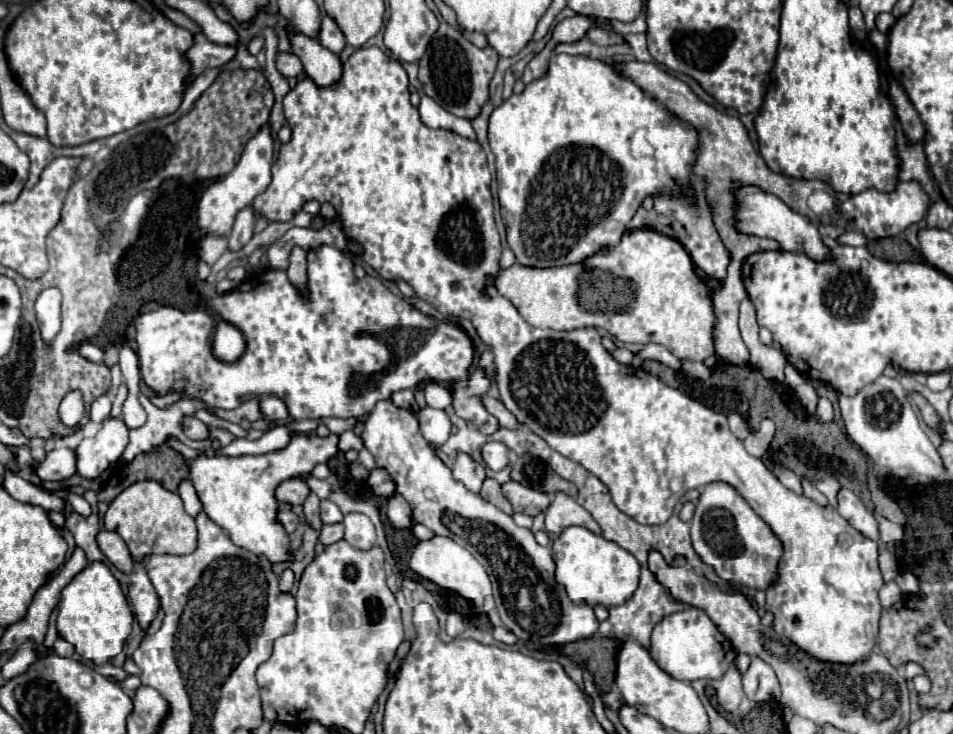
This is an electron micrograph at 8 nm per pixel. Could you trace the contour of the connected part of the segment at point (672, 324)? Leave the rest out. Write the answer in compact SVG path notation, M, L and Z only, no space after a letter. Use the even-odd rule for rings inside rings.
M630 230L622 236L616 248L602 250L596 256L576 264L576 268L578 274L574 274L574 264L560 268L526 268L514 264L498 272L498 276L494 278L494 286L498 294L508 298L532 326L544 326L552 330L598 326L608 330L622 342L662 344L676 358L706 360L708 356L714 356L712 292L694 274L686 250L682 250L682 246L678 246L678 242L674 242L672 238L662 238L662 234L654 234L654 230Z

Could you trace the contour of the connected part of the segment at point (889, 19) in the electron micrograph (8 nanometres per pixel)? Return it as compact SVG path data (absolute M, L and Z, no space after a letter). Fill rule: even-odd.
M882 13L879 14L876 18L875 28L880 30L880 32L888 32L892 28L896 19L891 13Z

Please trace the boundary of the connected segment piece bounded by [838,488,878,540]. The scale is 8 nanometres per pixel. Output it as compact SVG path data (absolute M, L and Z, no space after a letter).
M842 488L838 494L838 512L864 536L878 540L878 522L874 520L872 512L866 512L862 500L850 492L848 488Z

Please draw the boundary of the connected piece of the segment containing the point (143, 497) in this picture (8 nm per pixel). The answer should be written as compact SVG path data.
M136 482L128 486L110 504L104 526L124 538L134 562L140 562L146 554L192 554L198 544L196 522L186 514L180 496L158 486L158 482Z

